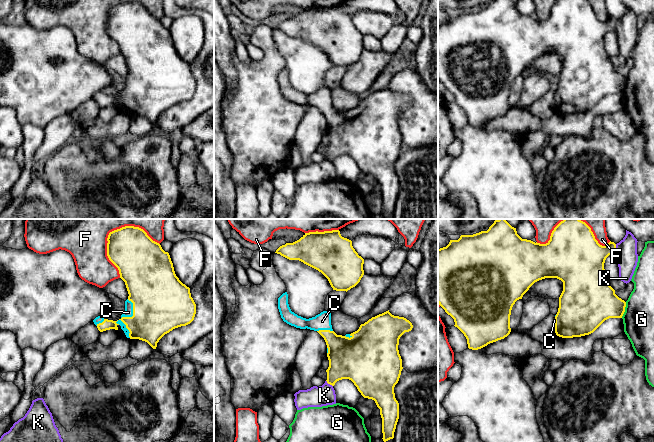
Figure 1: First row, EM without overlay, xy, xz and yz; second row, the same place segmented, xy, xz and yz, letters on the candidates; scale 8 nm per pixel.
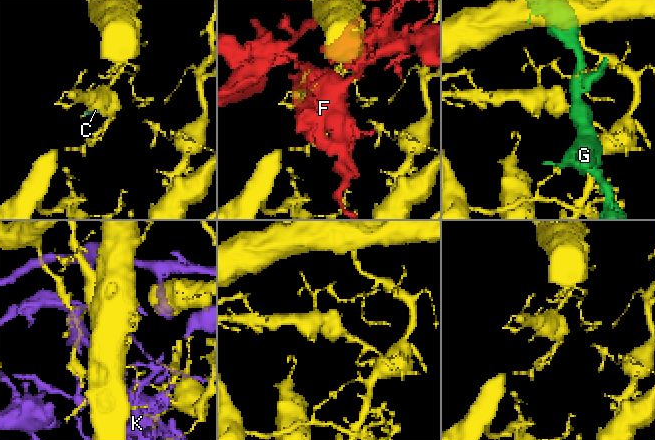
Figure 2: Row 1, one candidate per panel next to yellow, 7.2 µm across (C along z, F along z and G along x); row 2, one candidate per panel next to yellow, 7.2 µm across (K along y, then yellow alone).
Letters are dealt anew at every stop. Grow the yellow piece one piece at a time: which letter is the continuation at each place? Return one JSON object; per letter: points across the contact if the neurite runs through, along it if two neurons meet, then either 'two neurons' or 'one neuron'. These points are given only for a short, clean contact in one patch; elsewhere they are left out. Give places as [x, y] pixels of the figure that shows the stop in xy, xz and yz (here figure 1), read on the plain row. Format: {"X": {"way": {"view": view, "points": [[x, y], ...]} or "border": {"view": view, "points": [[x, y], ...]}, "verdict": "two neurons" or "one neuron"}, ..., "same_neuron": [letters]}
{"C": {"verdict": "one neuron"}, "F": {"verdict": "two neurons"}, "G": {"verdict": "two neurons"}, "K": {"verdict": "two neurons"}, "same_neuron": ["C"]}

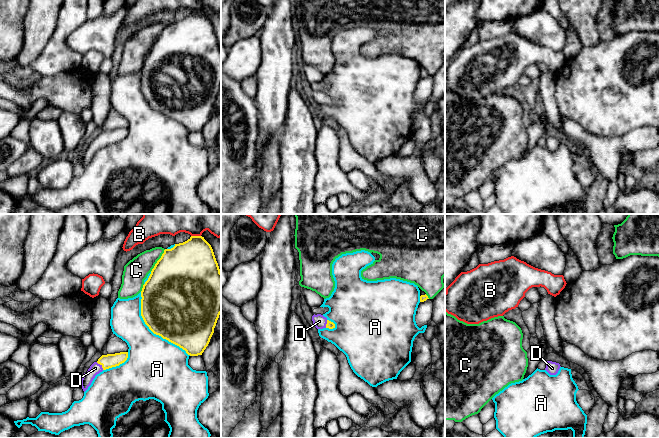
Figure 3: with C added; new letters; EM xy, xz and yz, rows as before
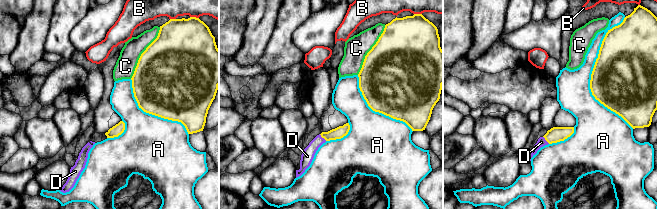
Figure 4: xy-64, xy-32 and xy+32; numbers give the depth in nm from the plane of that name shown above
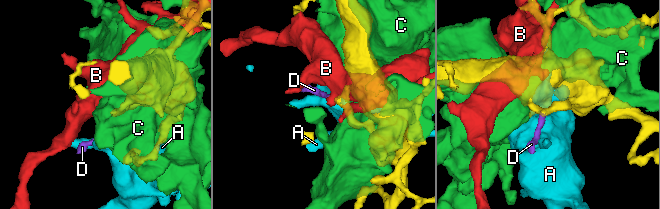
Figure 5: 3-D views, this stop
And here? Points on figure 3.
{"A": {"verdict": "two neurons"}, "B": {"verdict": "two neurons"}, "C": {"verdict": "two neurons"}, "D": {"way": {"view": "xy", "points": [[107, 137], [100, 140], [95, 144]]}, "verdict": "one neuron"}, "same_neuron": ["D"]}

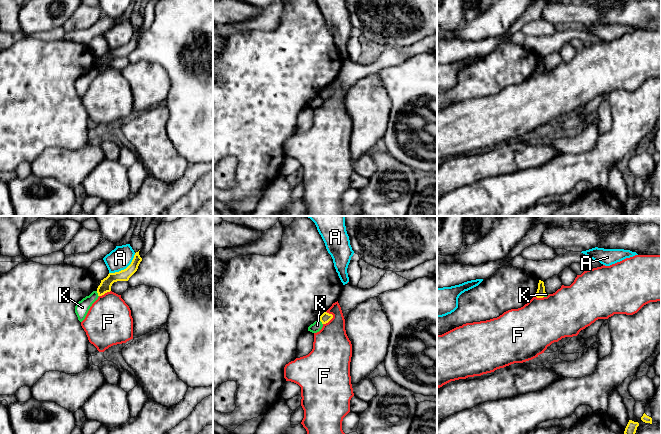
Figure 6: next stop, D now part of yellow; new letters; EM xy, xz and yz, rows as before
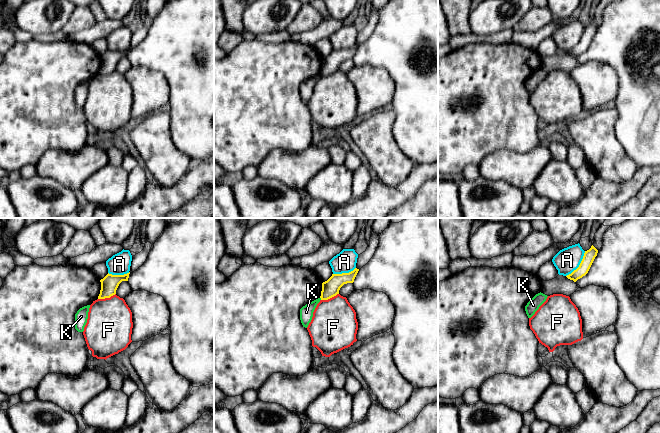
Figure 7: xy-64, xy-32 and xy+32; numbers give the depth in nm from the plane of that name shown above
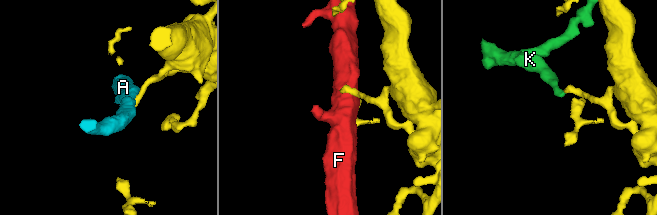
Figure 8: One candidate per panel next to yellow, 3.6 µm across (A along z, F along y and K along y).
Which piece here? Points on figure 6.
{"A": {"verdict": "two neurons"}, "F": {"verdict": "two neurons"}, "K": {"border": {"view": "xy", "points": [[96, 67], [98, 72]]}, "verdict": "two neurons"}, "same_neuron": []}

